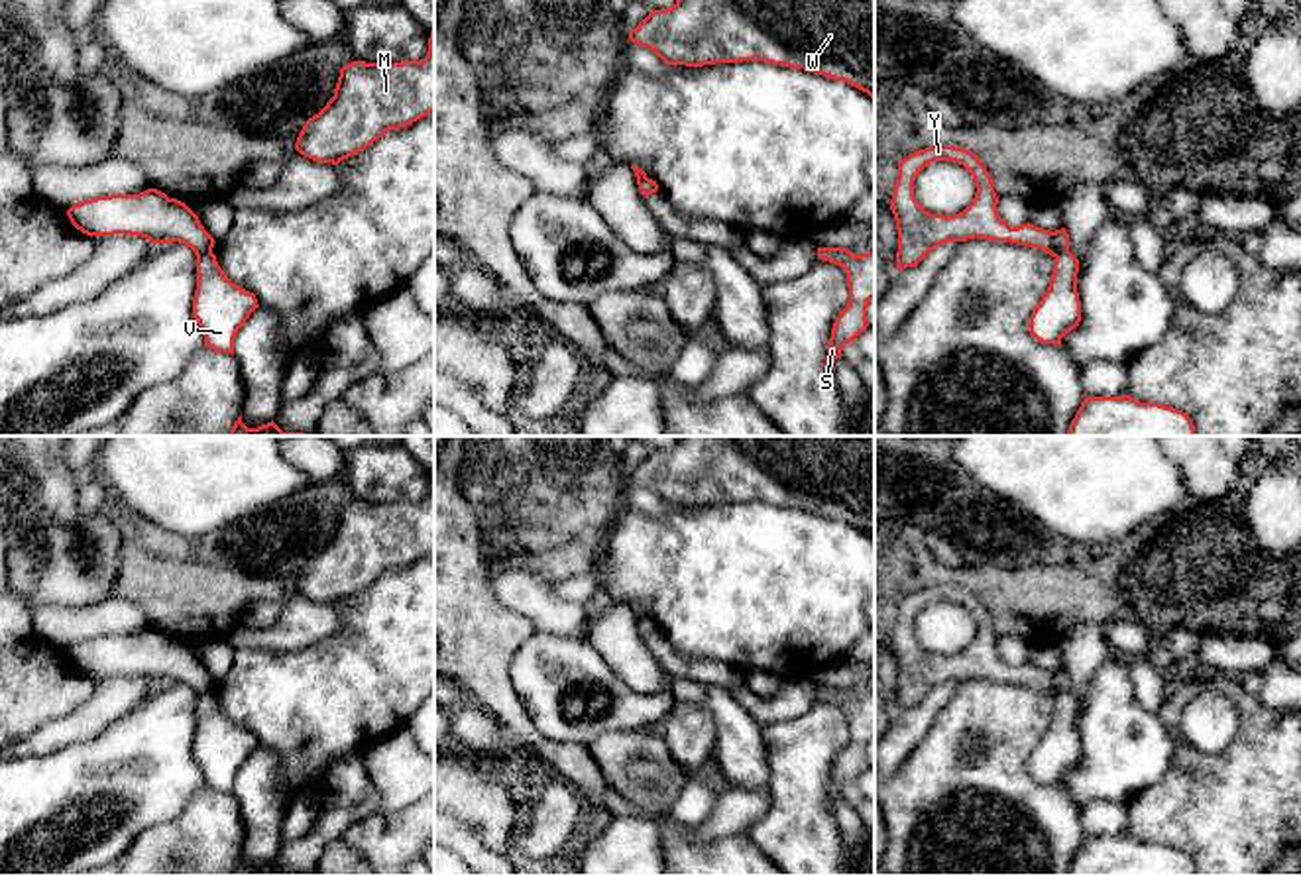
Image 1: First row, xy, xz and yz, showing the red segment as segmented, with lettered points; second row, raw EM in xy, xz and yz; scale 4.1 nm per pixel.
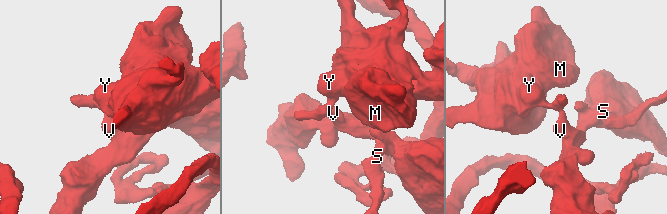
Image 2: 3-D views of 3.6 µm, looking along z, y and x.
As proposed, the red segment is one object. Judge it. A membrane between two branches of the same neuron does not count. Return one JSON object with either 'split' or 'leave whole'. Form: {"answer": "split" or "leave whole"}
{"answer": "split"}

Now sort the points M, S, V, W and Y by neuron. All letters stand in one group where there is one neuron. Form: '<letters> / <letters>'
M W Y / S V

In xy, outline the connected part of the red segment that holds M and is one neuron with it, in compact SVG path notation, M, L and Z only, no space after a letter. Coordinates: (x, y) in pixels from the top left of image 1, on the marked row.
M434 31L421 61L344 65L334 96L305 122L295 149L316 163L338 165L385 132L407 128L432 112Z

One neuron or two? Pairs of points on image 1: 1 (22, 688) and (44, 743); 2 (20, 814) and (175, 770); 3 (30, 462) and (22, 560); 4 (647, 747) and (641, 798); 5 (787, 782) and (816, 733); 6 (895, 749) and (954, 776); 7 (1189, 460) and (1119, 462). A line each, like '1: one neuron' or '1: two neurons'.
1: one neuron
2: one neuron
3: one neuron
4: one neuron
5: one neuron
6: two neurons
7: two neurons

